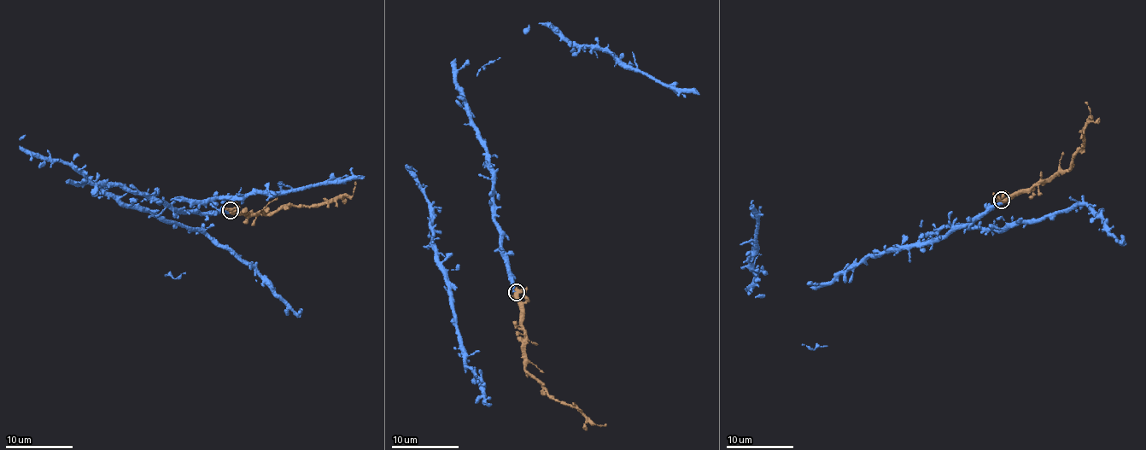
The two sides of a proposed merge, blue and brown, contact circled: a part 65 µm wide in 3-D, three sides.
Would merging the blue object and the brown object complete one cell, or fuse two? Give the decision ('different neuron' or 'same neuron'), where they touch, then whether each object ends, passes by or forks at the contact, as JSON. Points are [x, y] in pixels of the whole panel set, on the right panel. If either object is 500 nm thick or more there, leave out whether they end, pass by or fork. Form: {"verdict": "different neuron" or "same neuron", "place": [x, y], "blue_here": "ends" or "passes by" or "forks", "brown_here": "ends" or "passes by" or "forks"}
{"verdict": "same neuron", "place": [1002, 200], "blue_here": "ends", "brown_here": "forks"}

